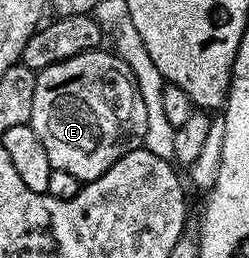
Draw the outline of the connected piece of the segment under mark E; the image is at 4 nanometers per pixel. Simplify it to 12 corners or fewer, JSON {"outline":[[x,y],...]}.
{"outline":[[126,60],[36,72],[30,126],[52,170],[96,179],[143,148]]}

